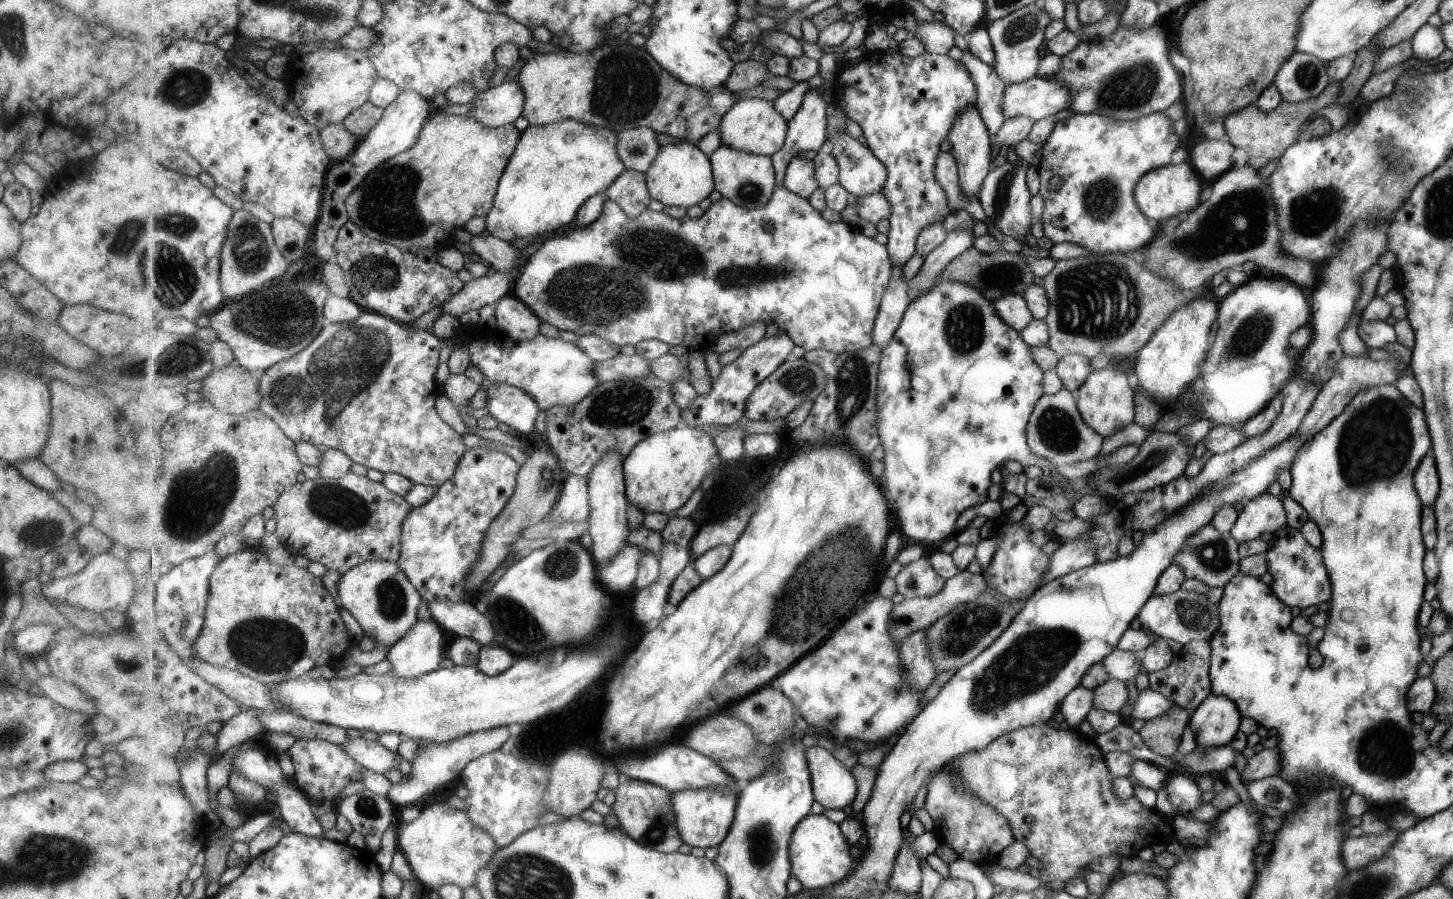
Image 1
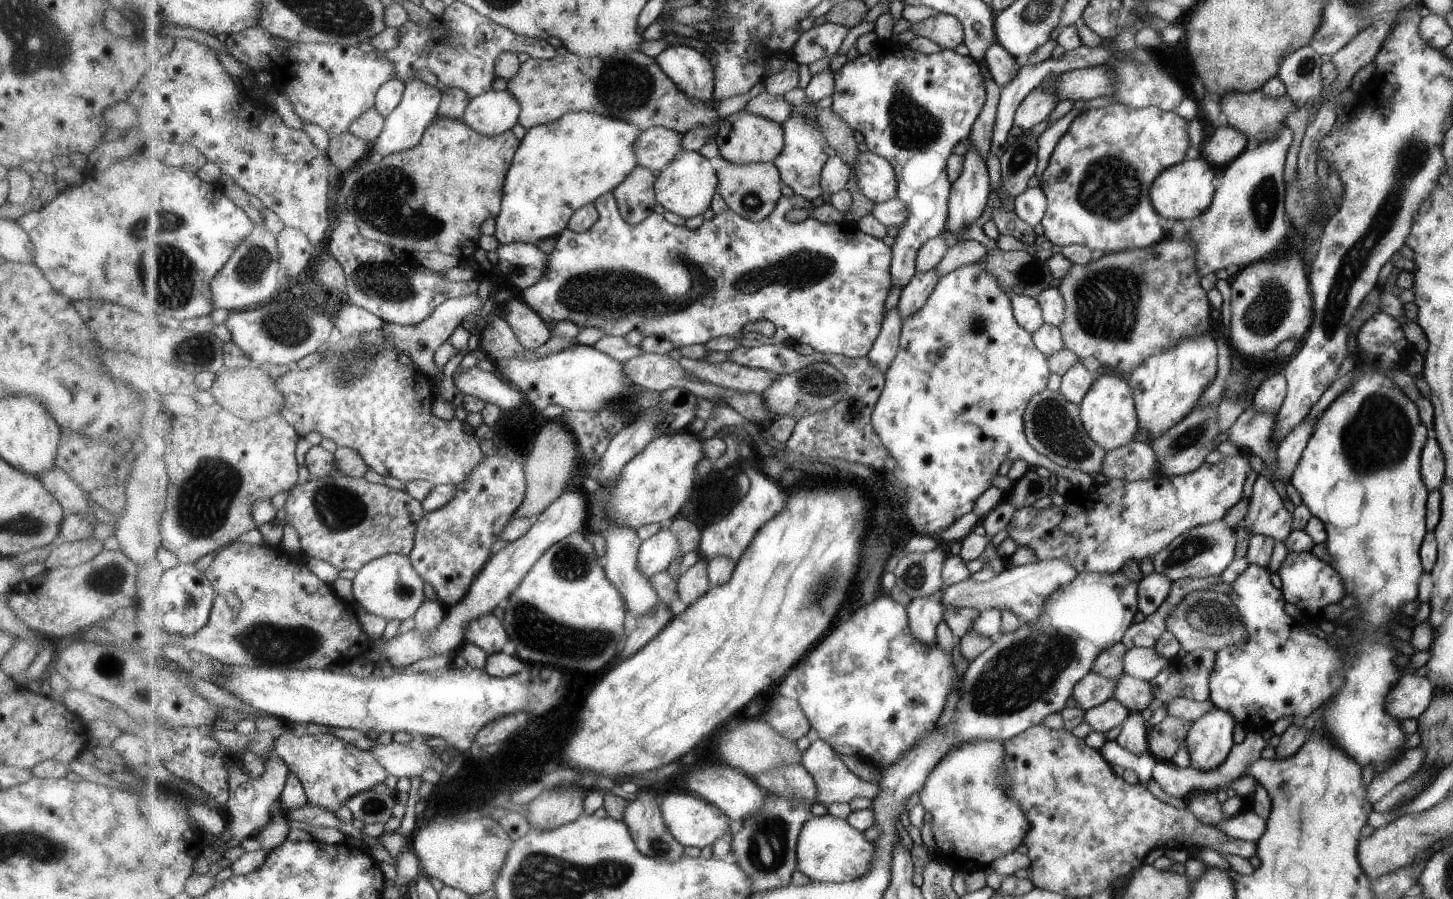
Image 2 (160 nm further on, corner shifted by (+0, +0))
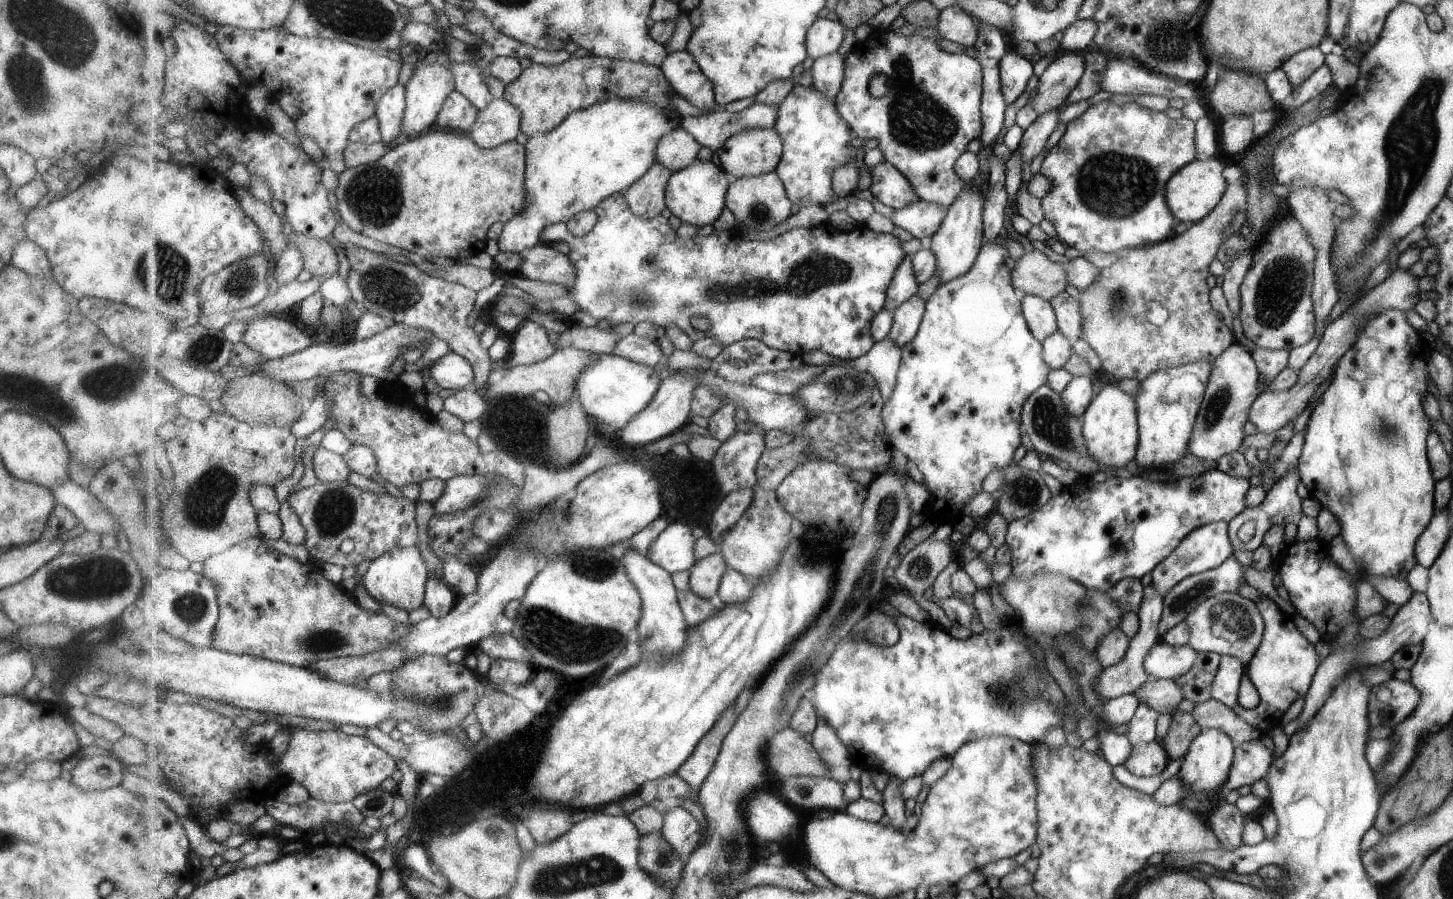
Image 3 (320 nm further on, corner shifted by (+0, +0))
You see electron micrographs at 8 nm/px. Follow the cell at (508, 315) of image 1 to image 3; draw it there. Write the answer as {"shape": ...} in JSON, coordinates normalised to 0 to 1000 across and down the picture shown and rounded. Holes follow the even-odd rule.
{"shape":[[[363,355],[354,368],[352,380],[352,397],[349,403],[350,409],[372,404],[383,392],[378,378],[376,365]]]}

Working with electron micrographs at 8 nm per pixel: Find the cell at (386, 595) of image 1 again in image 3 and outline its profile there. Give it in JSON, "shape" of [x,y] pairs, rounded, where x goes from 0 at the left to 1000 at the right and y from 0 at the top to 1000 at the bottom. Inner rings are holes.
{"shape":[[[286,606],[273,607],[255,625],[253,636],[248,644],[253,660],[259,669],[265,670],[280,681],[291,673],[293,666],[293,647],[296,636]]]}

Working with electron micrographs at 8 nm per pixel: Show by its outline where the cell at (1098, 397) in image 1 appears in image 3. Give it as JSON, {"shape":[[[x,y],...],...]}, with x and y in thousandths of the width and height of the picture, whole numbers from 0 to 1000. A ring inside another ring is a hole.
{"shape":[[[760,428],[751,444],[744,463],[748,503],[757,517],[770,521],[780,512],[783,496],[783,454],[780,446],[770,430]]]}

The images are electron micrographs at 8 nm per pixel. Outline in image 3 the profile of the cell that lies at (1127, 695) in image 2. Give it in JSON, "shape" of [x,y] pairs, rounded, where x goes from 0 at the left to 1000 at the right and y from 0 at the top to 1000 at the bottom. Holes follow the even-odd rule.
{"shape":[[[790,754],[780,772],[784,781],[789,781],[797,793],[805,796],[809,790],[810,783],[815,776],[812,763],[806,755]]]}

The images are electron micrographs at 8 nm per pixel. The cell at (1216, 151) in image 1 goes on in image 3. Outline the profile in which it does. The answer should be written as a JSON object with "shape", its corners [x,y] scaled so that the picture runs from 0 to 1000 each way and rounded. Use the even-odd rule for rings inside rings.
{"shape":[[[849,128],[843,132],[838,151],[839,171],[840,167],[846,174],[858,168],[862,159],[862,136],[860,128]]]}

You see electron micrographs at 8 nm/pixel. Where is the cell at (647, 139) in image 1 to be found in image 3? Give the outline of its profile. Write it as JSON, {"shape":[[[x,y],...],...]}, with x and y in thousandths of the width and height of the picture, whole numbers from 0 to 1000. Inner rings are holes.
{"shape":[[[469,141],[458,150],[453,160],[453,180],[464,192],[476,185],[484,161]]]}

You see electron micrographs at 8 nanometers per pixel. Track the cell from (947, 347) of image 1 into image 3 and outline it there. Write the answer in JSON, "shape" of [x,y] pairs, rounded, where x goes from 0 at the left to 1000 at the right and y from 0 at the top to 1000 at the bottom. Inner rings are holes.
{"shape":[[[699,221],[692,229],[692,254],[683,268],[677,273],[675,280],[671,288],[670,294],[664,306],[655,310],[653,315],[648,316],[641,328],[637,336],[637,350],[636,352],[635,363],[632,373],[623,386],[621,387],[621,404],[618,414],[618,426],[610,447],[607,456],[608,469],[612,484],[613,496],[617,498],[620,503],[623,503],[626,512],[630,516],[632,516],[632,521],[635,529],[635,538],[637,541],[640,549],[638,562],[639,576],[648,581],[653,581],[657,572],[660,572],[660,567],[663,565],[663,561],[666,561],[671,549],[675,547],[675,536],[677,532],[682,525],[682,523],[689,522],[694,512],[697,501],[701,496],[701,454],[709,438],[713,433],[719,428],[720,416],[723,413],[723,406],[717,399],[717,382],[711,373],[706,359],[706,353],[703,348],[703,336],[699,329],[698,317],[696,316],[696,303],[692,295],[692,285],[694,286],[693,276],[691,275],[691,265],[696,255],[694,249],[696,239],[700,239],[700,228]]]}

